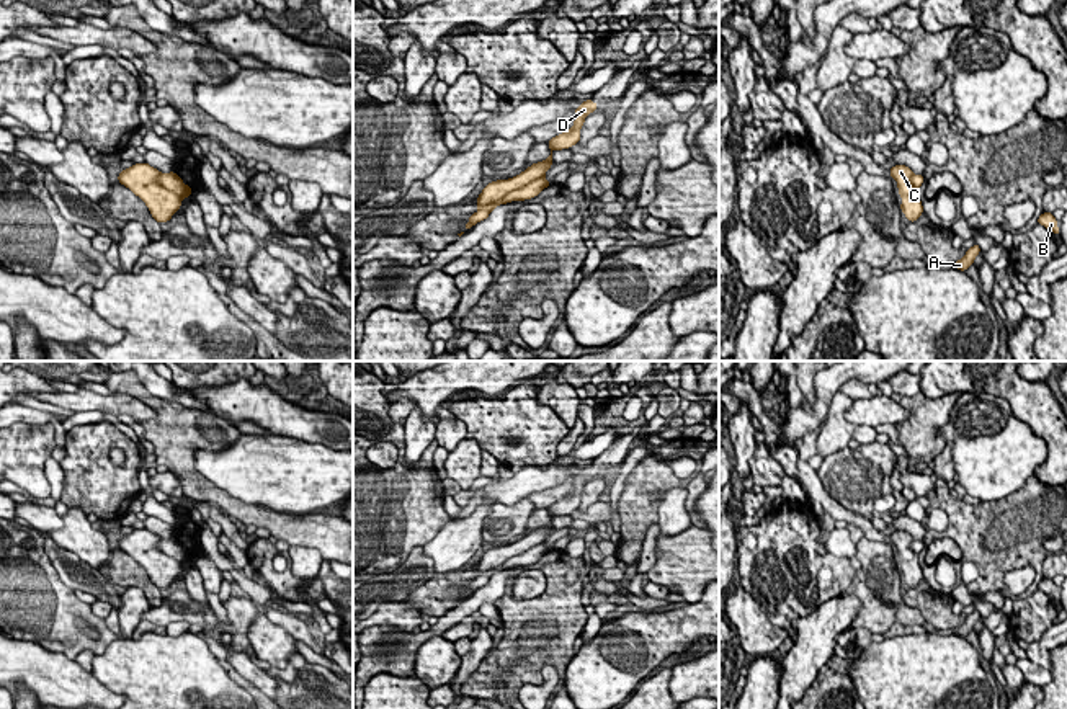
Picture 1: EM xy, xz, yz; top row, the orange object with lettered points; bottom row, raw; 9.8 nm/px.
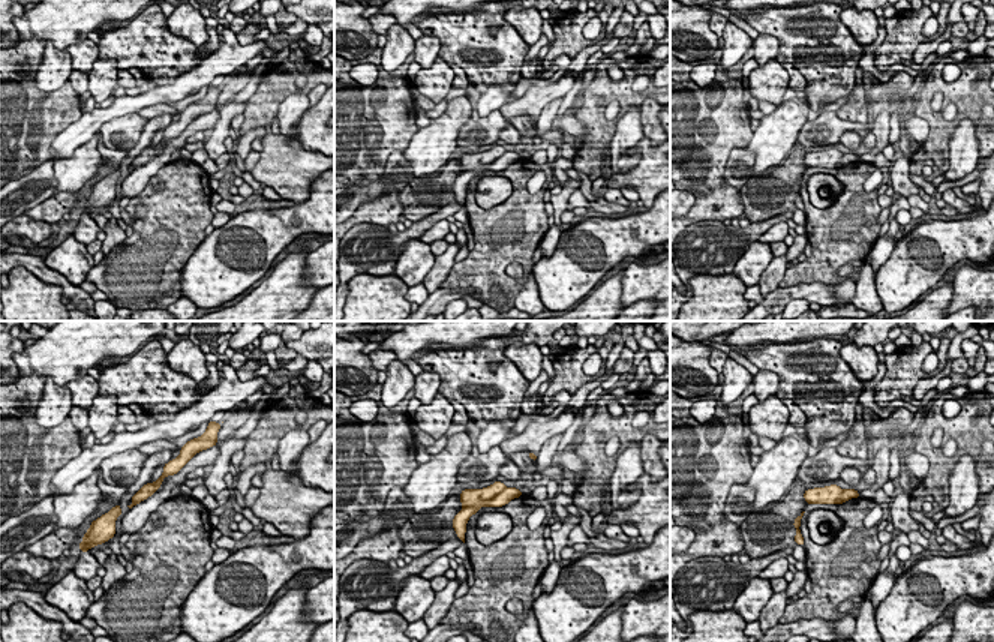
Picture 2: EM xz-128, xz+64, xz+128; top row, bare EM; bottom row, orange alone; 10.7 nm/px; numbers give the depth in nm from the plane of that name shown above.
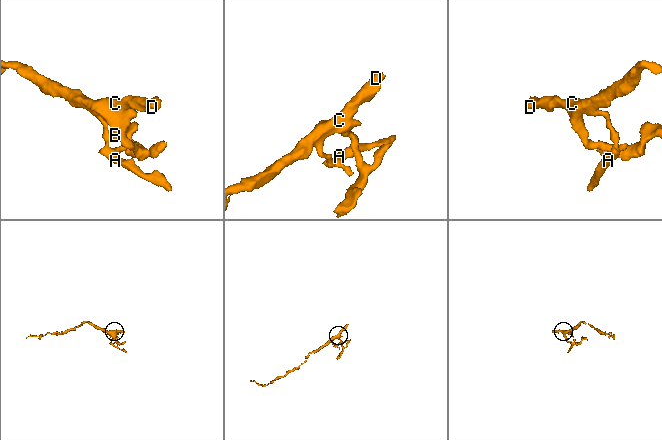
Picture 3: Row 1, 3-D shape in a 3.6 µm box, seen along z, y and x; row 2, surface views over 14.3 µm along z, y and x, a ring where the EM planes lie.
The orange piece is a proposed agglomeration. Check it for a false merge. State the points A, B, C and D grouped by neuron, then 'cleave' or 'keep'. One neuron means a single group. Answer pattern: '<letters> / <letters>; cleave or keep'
A / B C D; cleave

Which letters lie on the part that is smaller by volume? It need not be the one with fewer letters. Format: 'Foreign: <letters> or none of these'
Foreign: A

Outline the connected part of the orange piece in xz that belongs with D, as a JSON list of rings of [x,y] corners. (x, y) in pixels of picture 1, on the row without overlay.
[[[585,466],[578,474],[575,474],[575,487],[574,492],[552,503],[547,511],[551,521],[538,529],[531,529],[525,534],[520,541],[508,544],[508,546],[497,546],[484,552],[482,559],[477,564],[477,573],[484,575],[485,572],[503,565],[508,559],[521,555],[523,552],[529,551],[531,547],[542,544],[546,537],[552,533],[552,518],[570,515],[572,511],[578,510],[580,506],[580,495],[585,488],[585,484],[593,479],[598,470],[593,466]]]

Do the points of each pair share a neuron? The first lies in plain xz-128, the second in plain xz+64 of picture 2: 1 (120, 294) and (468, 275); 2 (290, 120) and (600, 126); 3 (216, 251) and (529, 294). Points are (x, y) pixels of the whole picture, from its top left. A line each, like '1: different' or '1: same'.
1: same
2: different
3: different

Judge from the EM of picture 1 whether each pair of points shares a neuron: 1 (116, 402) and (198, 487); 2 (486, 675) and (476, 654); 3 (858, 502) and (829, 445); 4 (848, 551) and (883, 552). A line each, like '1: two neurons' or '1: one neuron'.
1: two neurons
2: two neurons
3: two neurons
4: two neurons

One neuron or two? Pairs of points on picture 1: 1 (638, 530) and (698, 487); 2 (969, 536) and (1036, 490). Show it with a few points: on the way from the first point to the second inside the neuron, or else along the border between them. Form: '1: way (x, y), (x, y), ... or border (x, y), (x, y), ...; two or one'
1: border (700, 472), (685, 487); two
2: way (986, 533), (994, 533), (1020, 507); one

